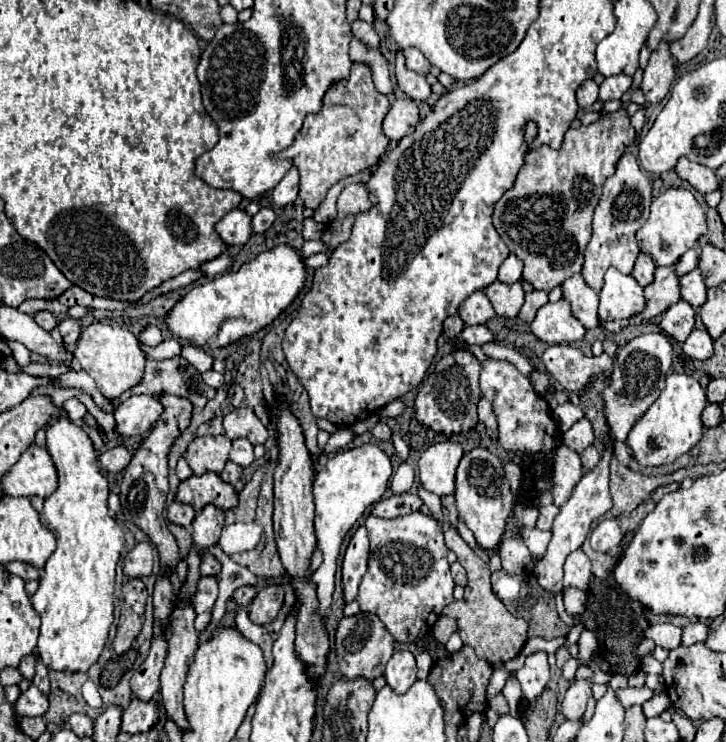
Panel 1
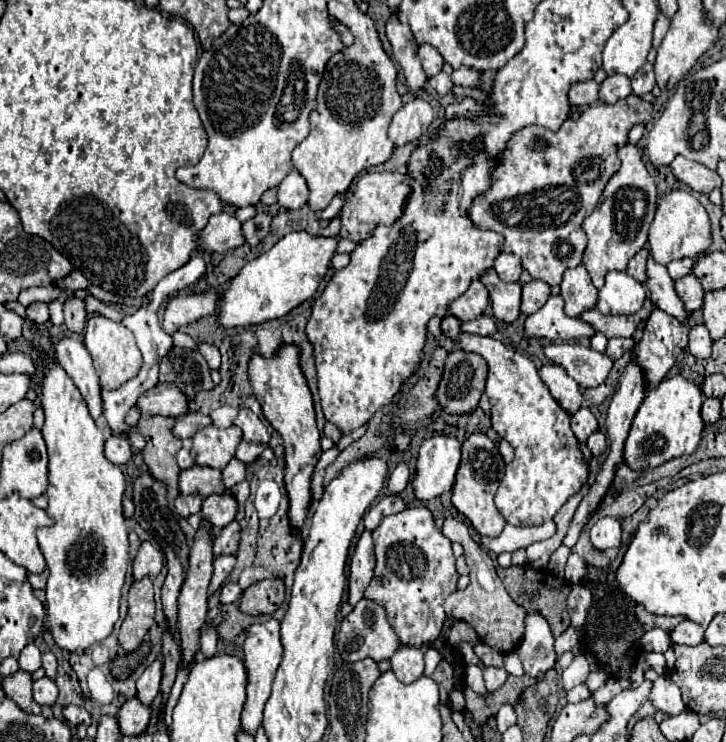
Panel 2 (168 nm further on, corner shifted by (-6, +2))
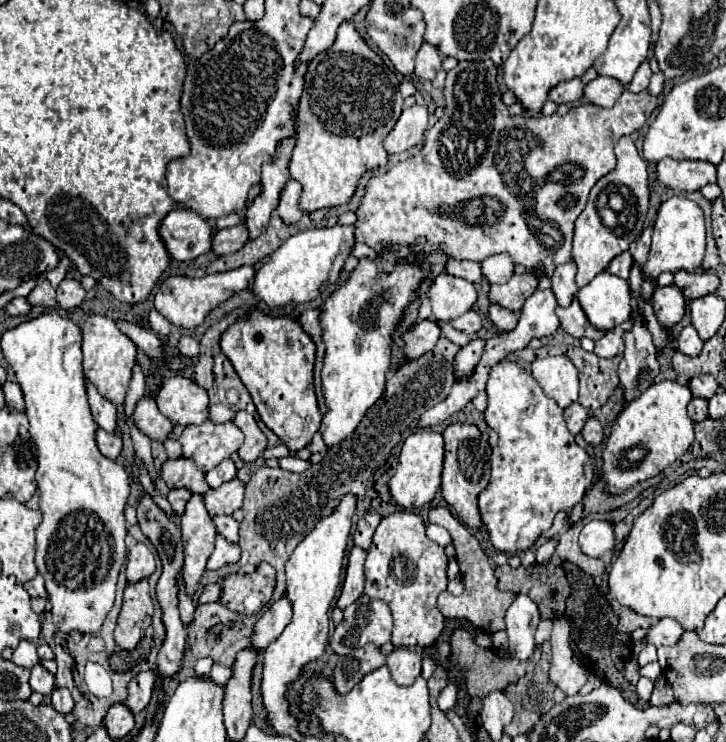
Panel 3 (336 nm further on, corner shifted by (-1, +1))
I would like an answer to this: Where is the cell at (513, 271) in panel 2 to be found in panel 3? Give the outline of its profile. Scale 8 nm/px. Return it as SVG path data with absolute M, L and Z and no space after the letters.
M508 253L490 255L480 263L480 267L482 267L482 275L490 283L506 283L514 273L514 261Z

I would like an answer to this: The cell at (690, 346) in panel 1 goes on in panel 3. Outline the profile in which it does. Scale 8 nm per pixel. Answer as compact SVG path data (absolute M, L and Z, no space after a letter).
M688 325L688 327L684 327L680 331L676 343L678 343L678 351L684 353L684 355L688 355L688 357L698 357L700 351L702 351L702 345L704 345L692 325Z

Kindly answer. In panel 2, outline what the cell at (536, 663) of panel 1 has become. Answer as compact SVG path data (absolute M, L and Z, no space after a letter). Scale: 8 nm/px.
M529 612L525 620L525 634L515 652L525 666L525 674L529 674L533 680L543 678L545 672L555 666L557 654L553 642L555 640L547 620L537 612Z

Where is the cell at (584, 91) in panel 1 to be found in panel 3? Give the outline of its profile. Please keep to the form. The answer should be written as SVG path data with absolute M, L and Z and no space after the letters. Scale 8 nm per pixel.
M580 79L562 81L548 91L548 99L552 99L558 105L560 103L574 103L574 101L582 99L582 89L584 89L584 83Z

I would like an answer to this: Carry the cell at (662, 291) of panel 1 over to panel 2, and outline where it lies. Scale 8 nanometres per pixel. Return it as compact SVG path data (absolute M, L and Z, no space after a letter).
M647 296L645 306L637 314L629 314L629 316L611 316L611 314L607 314L605 316L597 308L591 308L591 310L583 312L581 318L585 322L589 322L597 332L603 332L607 338L631 338L633 332L637 330L637 326L649 318L653 308L655 308L655 302L653 302L651 296Z

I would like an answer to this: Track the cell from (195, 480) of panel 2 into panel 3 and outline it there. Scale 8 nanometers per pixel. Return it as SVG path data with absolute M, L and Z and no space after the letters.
M166 459L162 469L160 469L162 481L168 485L168 489L178 489L186 487L192 493L204 495L210 487L204 481L204 473L192 463L192 459Z

